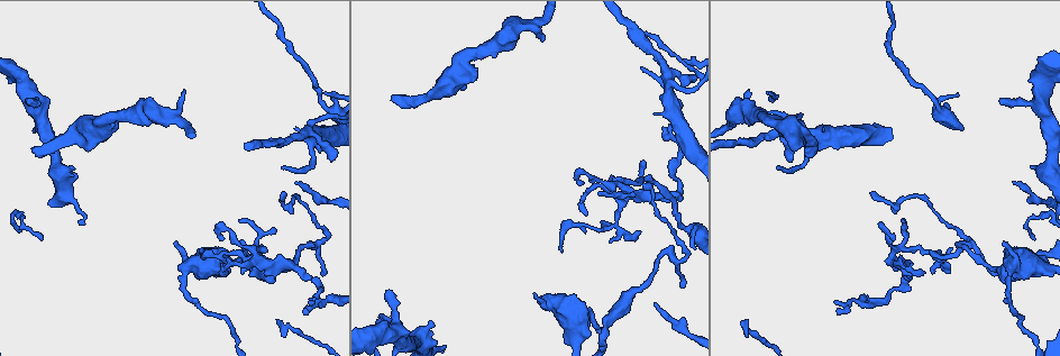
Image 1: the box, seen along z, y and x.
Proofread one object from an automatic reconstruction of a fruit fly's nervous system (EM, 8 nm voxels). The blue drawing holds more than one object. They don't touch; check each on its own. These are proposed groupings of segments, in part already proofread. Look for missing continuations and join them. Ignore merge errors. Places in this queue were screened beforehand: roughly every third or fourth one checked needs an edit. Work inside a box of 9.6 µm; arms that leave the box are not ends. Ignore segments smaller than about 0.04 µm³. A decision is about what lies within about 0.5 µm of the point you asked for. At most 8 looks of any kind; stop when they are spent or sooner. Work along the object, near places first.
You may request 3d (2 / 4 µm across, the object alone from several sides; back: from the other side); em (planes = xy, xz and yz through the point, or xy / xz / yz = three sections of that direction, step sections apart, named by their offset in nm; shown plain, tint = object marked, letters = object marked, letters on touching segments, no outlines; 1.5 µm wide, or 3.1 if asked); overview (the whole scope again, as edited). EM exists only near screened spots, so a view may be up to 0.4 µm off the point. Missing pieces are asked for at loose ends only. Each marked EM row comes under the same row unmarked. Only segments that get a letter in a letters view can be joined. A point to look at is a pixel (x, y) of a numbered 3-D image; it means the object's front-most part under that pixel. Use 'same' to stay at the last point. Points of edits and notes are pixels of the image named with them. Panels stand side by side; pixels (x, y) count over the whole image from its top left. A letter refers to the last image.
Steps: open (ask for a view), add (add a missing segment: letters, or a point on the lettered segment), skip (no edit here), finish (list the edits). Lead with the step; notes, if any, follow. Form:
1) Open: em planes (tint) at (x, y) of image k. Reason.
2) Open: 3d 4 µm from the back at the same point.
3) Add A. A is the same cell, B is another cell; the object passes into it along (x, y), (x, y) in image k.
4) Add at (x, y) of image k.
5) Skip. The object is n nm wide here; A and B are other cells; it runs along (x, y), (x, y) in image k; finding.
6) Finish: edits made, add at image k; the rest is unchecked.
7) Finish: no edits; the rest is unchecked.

Open: em xy step 8 (letters) at (805, 151) of image 1. An open end.

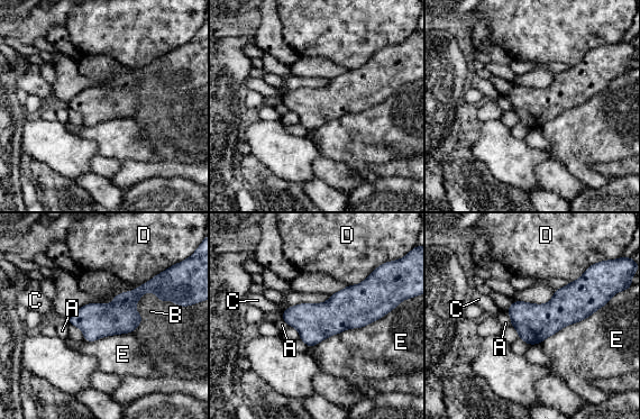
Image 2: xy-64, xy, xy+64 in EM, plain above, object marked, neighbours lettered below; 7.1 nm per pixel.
Open: em planes (letters) at the same point.

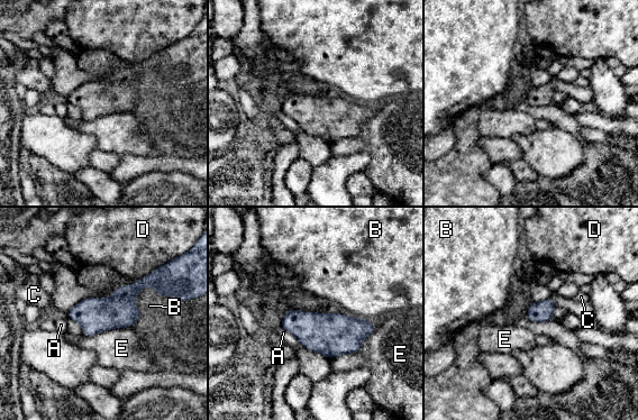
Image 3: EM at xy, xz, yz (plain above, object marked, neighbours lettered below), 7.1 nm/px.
Skip. A, B, C, D and E are other cells; it runs along (163, 291), (140, 283), (109, 313), (70, 314) in image 3; no lettered segment goes on from it.

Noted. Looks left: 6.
Open: 3d 4 µm from the back at (560, 250) of image 1. Branch stops here.

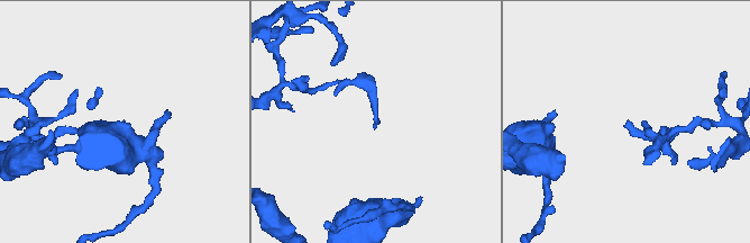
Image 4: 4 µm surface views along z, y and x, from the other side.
Open: em yz step 8 (tint) at (376, 127) of image 4. Shape alone is not enough.

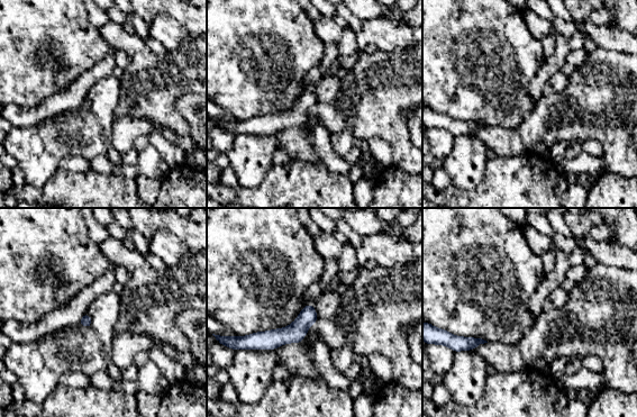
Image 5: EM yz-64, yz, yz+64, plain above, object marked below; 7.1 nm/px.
Open: em planes (letters) at the same point. Cut it another way.

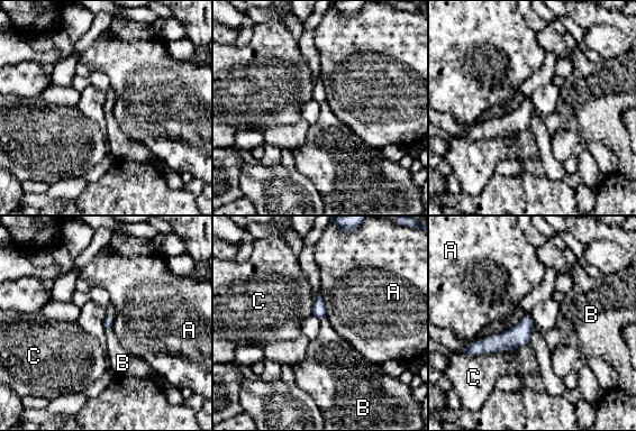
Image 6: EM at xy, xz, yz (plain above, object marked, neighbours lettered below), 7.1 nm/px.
Skip. The longest contact is with C, 480 nm; A, B and C are other cells; it runs along (529, 321), (508, 340), (473, 347) in image 6; none of them fits.

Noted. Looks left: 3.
Open: 3d 4 µm at (999, 99) of image 1. Branch stops here.

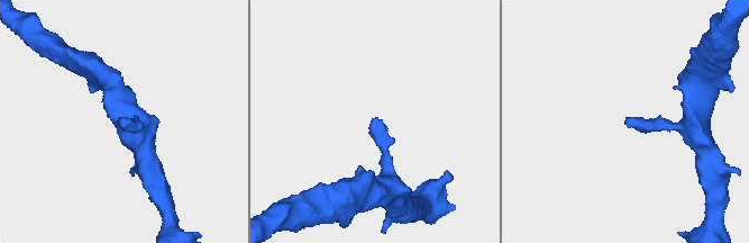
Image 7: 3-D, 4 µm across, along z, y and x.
Open: em yz step 8 (tint) at (626, 119) of image 7. Need the tissue.

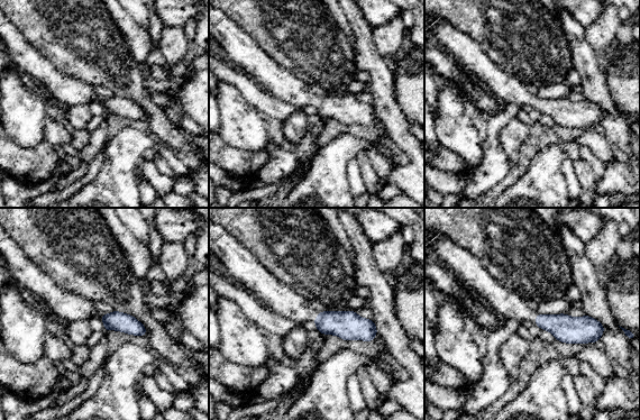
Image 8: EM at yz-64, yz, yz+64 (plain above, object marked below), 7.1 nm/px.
Open: em planes (letters) at the same point. Cut it another way.

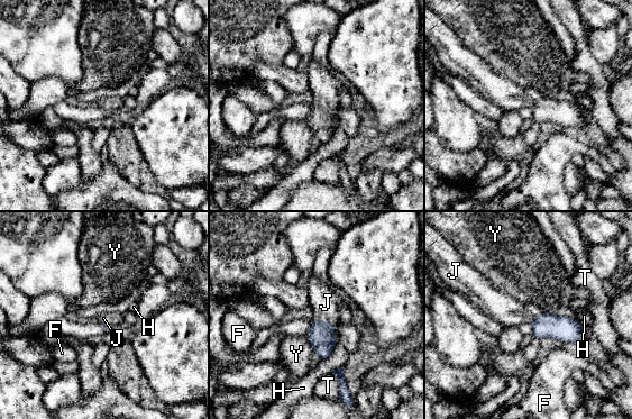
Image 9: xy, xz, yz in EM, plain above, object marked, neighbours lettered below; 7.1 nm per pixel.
Add J. J is the same cell, F, H, T and Y are other cells; the object passes into it along (321, 336), (323, 320), (326, 302) in image 9; the cell continues.

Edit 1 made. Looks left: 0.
Finish: edits made, add at image 9; the rest is unchecked.

